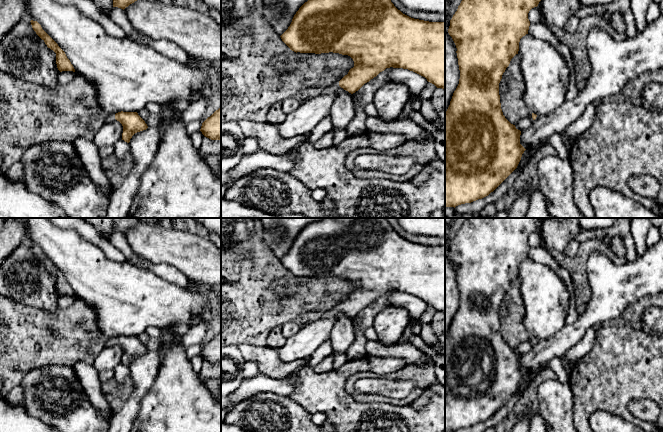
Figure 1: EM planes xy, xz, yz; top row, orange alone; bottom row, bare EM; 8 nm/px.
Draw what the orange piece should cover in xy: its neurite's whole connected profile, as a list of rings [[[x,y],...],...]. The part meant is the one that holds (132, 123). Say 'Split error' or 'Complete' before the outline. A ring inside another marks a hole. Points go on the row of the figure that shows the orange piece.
Split error. [[[121,111],[121,112],[116,113],[115,115],[108,114],[108,116],[106,118],[106,123],[113,122],[115,119],[122,124],[122,126],[123,126],[122,140],[124,140],[127,143],[130,142],[130,139],[132,138],[132,136],[135,133],[146,130],[148,128],[145,121],[138,115],[137,112],[123,112],[123,111]]]

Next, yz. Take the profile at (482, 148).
Complete. [[[462,0],[457,11],[450,20],[448,29],[456,48],[457,58],[460,70],[459,84],[453,93],[450,105],[445,112],[445,208],[456,207],[461,204],[471,203],[482,199],[493,192],[518,166],[522,154],[526,150],[520,144],[521,131],[515,125],[511,124],[503,115],[499,95],[499,83],[511,59],[518,54],[520,39],[528,34],[530,21],[528,19],[529,11],[537,7],[541,0]]]

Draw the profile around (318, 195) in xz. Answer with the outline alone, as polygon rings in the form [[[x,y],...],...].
[[[314,189],[312,190],[312,197],[317,202],[322,202],[326,197],[326,191],[324,189]]]

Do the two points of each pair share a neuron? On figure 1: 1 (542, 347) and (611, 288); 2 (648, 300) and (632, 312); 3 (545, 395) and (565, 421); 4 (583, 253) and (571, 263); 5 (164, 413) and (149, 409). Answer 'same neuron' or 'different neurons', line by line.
1: same neuron
2: same neuron
3: same neuron
4: same neuron
5: same neuron

